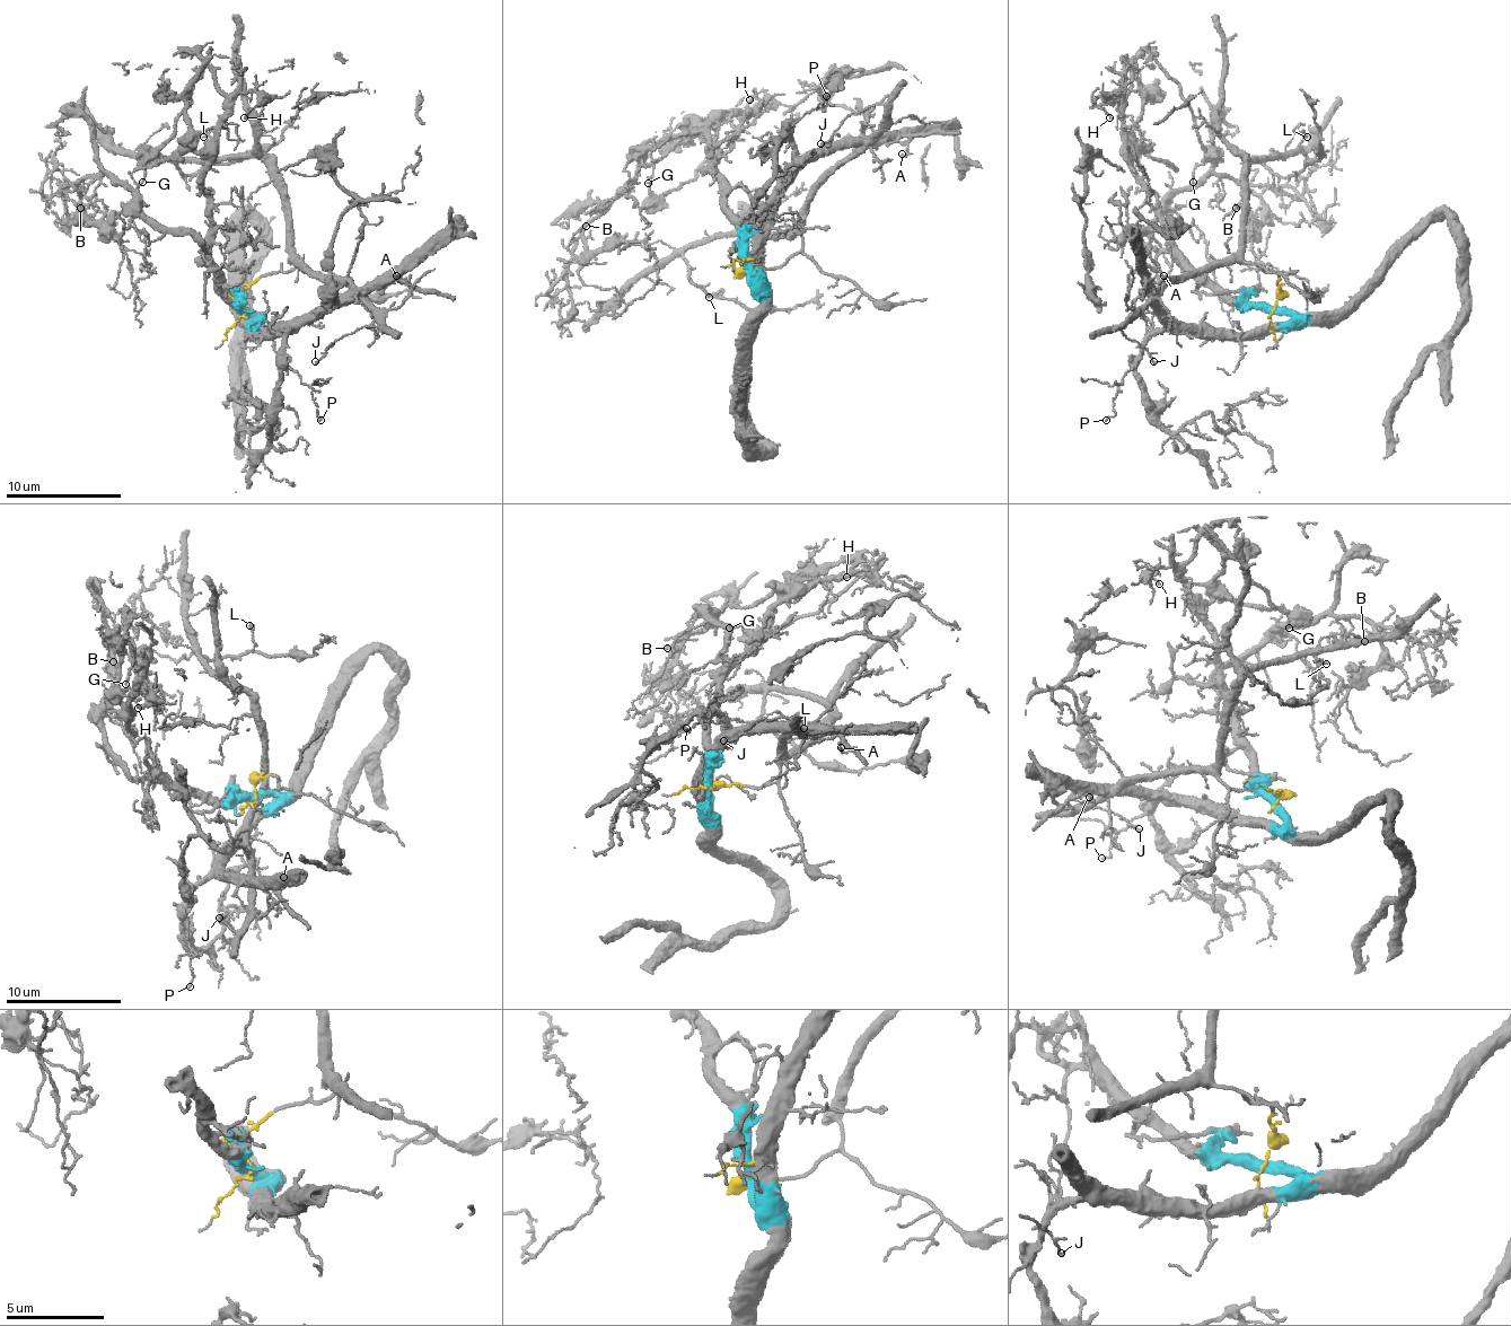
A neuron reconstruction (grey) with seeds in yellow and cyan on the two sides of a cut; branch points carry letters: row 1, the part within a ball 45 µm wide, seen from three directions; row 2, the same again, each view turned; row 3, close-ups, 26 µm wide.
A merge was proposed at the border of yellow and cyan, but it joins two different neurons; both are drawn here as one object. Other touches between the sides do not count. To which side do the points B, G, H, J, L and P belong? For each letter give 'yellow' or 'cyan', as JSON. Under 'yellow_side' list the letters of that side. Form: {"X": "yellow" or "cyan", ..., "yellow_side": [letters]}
{"B": "cyan", "G": "cyan", "H": "cyan", "J": "yellow", "L": "yellow", "P": "cyan", "yellow_side": ["J", "L"]}

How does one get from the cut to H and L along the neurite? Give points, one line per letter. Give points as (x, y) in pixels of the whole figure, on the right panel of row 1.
H: (1273, 310), (1235, 307), (1183, 255), (1168, 235), (1157, 194), (1131, 163), (1119, 89), (1101, 107), (1110, 119)
L: (1273, 310), (1279, 275), (1244, 257), (1244, 156), (1290, 176), (1305, 165), (1299, 142), (1308, 135)

